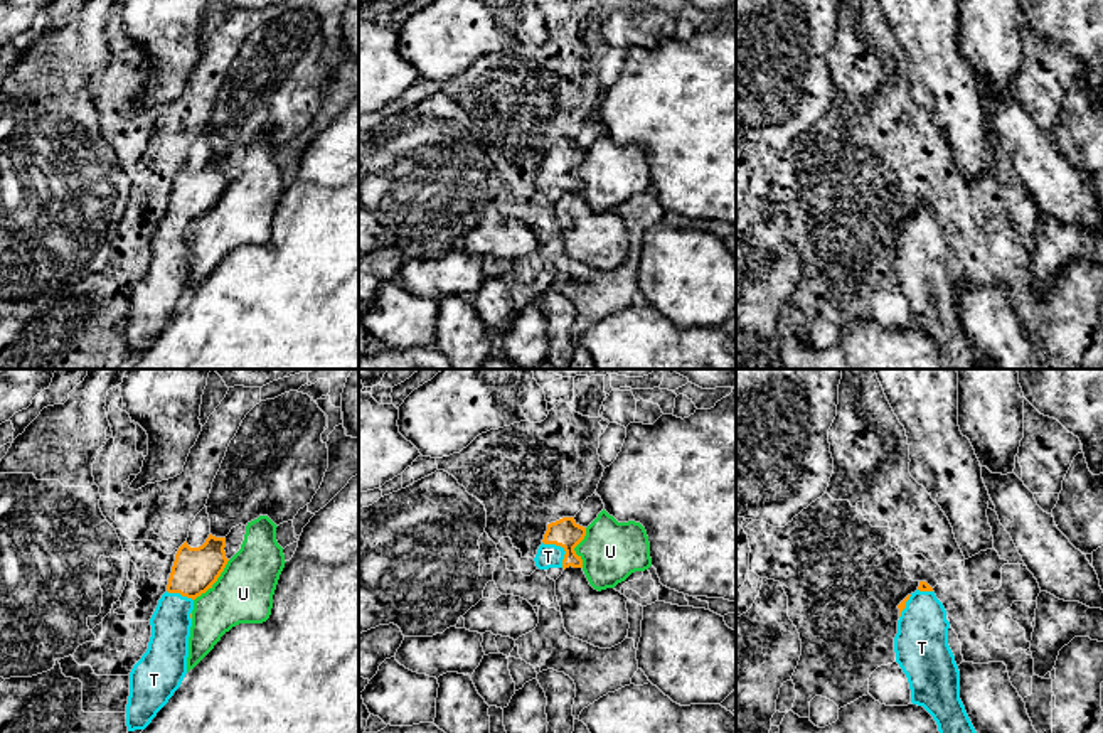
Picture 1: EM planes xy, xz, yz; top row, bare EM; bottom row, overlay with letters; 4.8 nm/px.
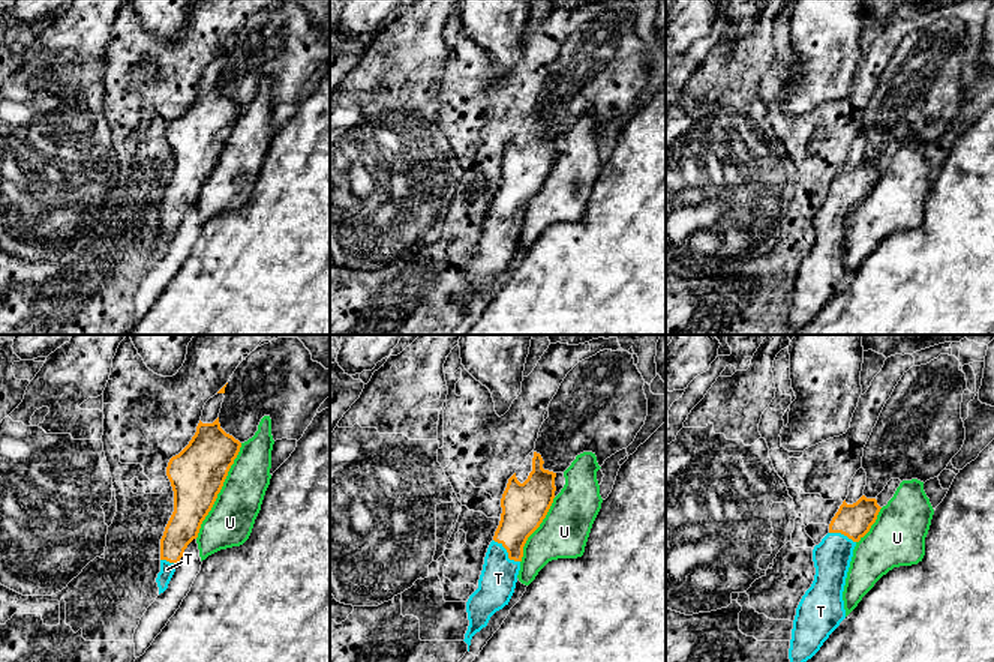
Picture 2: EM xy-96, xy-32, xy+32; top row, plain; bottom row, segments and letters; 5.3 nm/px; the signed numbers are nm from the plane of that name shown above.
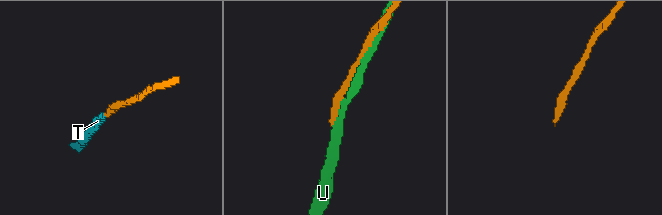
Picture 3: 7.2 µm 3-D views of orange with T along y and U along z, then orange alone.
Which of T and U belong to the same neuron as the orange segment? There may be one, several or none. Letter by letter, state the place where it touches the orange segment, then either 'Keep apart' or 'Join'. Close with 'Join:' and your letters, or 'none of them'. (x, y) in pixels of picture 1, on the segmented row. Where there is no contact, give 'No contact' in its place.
T: Touches orange at xz (561, 546). Join
U: Touches orange at xy (214, 582). Keep apart
Join: T

